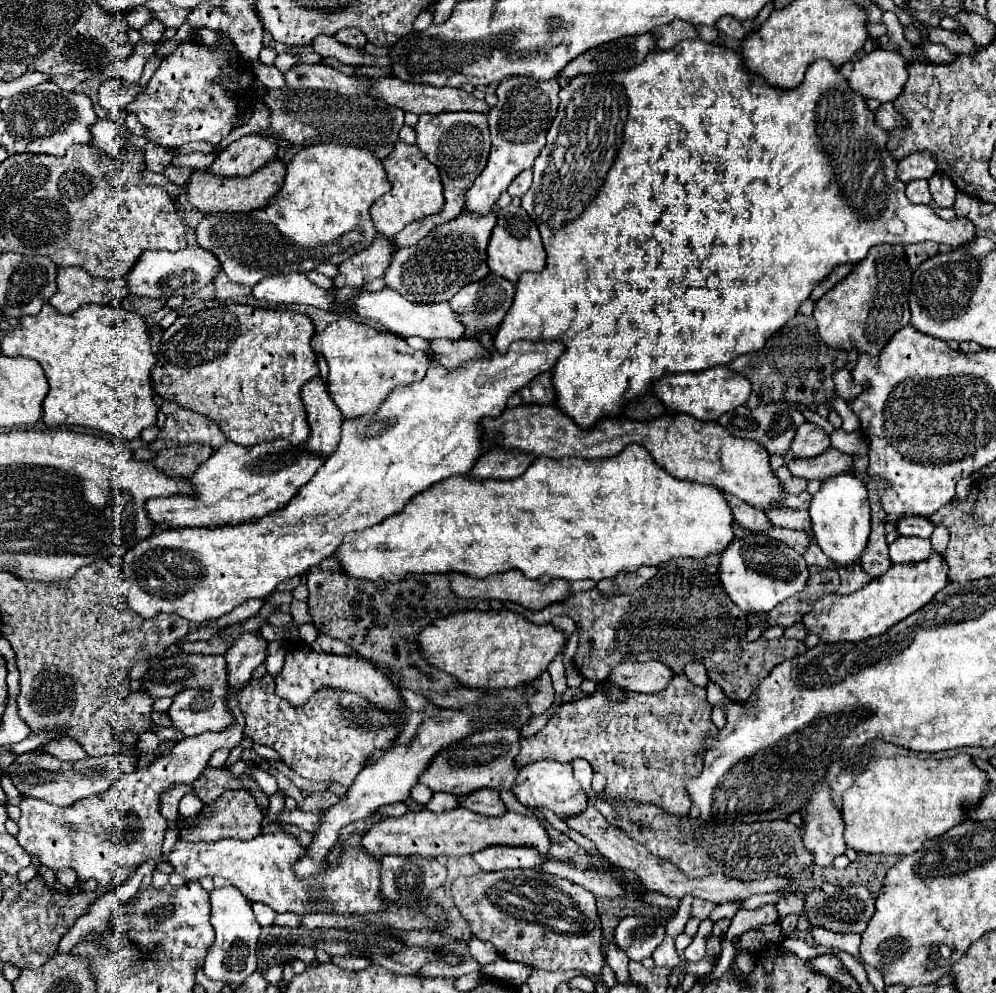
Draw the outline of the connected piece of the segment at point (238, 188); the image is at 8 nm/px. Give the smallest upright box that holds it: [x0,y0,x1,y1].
[185,159,285,213]

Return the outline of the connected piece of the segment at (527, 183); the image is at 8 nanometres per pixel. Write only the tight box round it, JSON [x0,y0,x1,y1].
[507,169,531,197]

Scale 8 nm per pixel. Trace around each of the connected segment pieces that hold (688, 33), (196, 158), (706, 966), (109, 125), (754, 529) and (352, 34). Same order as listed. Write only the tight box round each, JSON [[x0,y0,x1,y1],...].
[[653,21,699,49],[171,153,217,169],[683,957,715,977],[91,119,127,157],[725,493,771,533],[335,29,367,49]]

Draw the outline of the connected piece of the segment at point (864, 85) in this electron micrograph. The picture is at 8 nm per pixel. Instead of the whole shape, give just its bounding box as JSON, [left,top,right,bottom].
[839,49,907,101]

